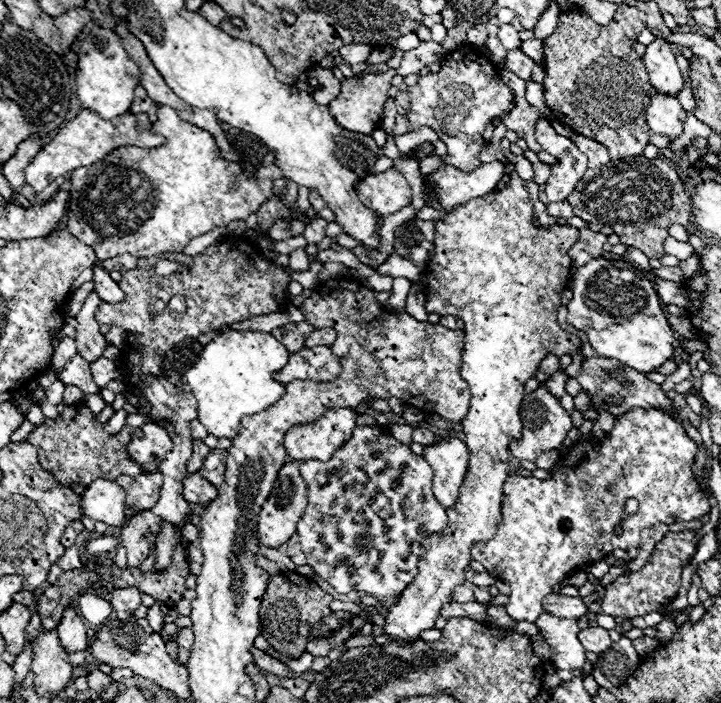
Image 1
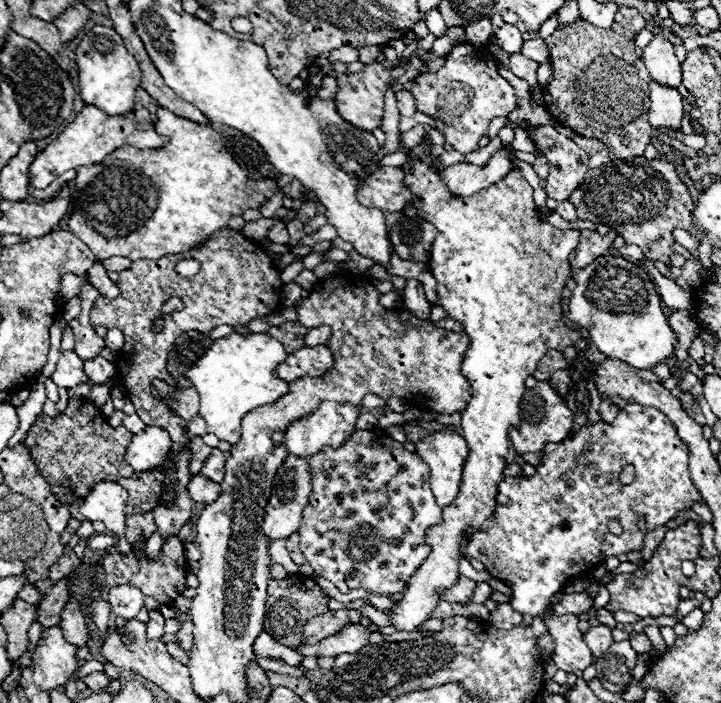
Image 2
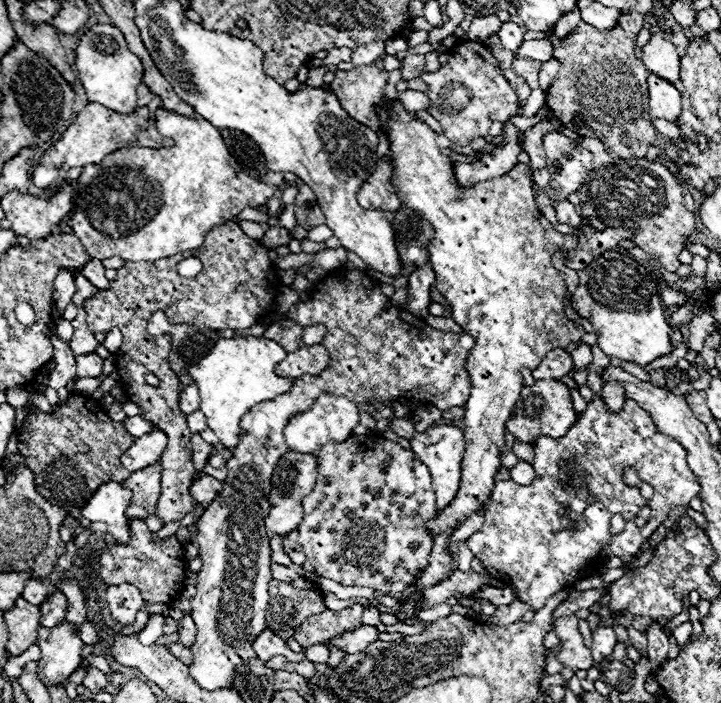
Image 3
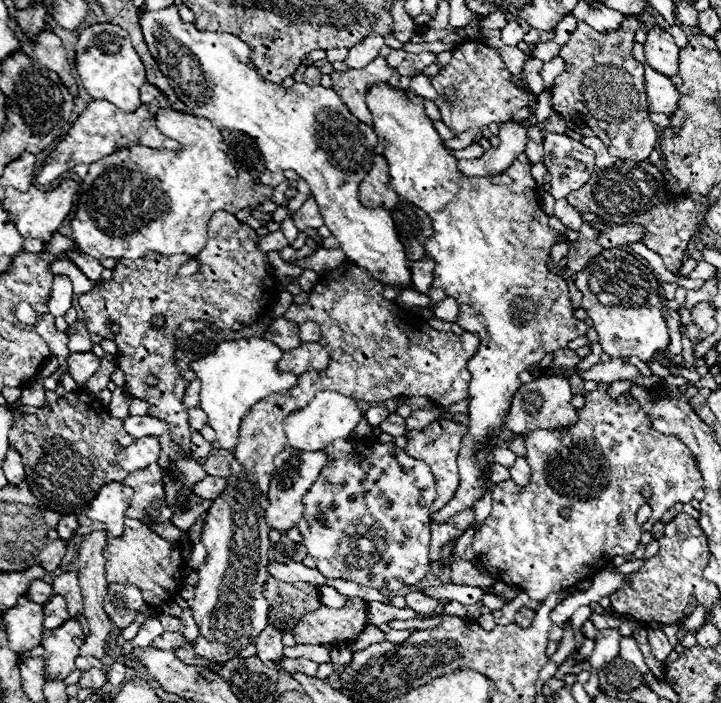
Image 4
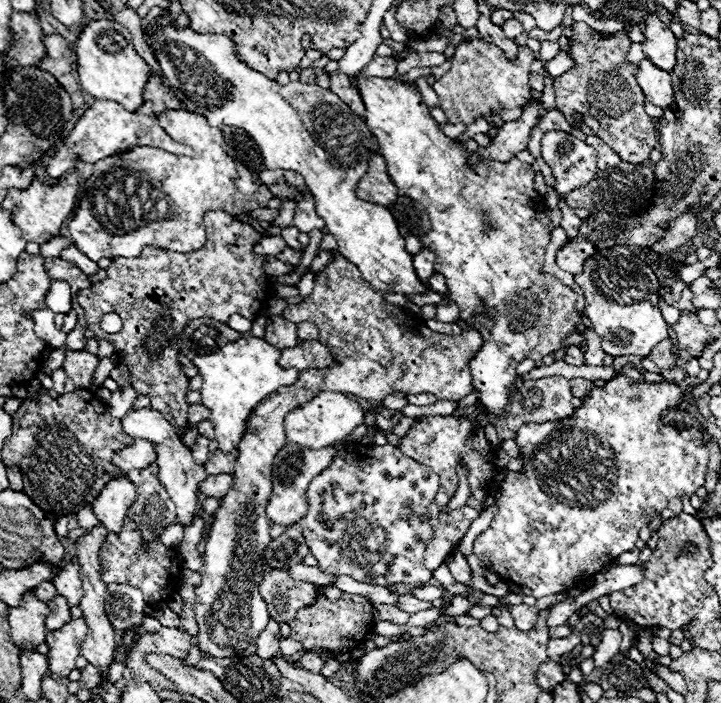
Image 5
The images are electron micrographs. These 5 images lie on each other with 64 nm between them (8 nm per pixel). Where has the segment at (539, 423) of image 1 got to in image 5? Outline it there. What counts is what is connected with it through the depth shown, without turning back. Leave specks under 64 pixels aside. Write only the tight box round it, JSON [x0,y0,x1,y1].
[506,376,572,432]

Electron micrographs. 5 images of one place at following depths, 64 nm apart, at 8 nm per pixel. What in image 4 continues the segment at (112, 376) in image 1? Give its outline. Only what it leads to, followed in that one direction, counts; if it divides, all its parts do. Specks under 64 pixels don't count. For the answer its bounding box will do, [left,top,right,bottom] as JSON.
[66,352,100,386]

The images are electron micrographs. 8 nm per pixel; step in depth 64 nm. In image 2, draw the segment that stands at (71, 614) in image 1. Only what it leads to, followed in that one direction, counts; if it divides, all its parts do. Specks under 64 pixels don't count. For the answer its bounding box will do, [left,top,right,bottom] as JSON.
[60,596,86,648]

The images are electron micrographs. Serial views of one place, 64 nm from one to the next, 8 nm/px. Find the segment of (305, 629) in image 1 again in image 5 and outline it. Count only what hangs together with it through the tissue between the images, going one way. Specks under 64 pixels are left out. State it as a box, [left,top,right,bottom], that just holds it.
[258,570,316,624]

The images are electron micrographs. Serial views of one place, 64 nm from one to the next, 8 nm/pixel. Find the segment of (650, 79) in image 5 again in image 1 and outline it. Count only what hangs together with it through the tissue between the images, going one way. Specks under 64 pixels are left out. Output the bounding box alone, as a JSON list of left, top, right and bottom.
[648,90,686,138]

